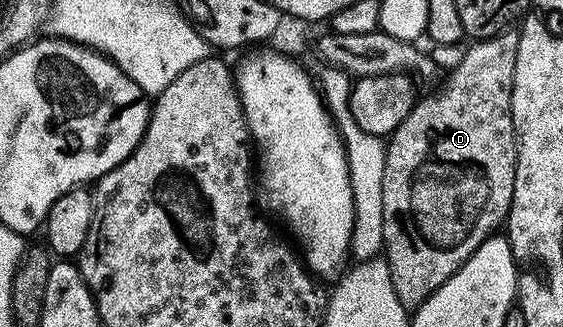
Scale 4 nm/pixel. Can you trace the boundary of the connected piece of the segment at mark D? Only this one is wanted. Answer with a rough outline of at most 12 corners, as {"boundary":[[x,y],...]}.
{"boundary":[[518,33],[391,133],[382,247],[419,309],[503,228]]}

